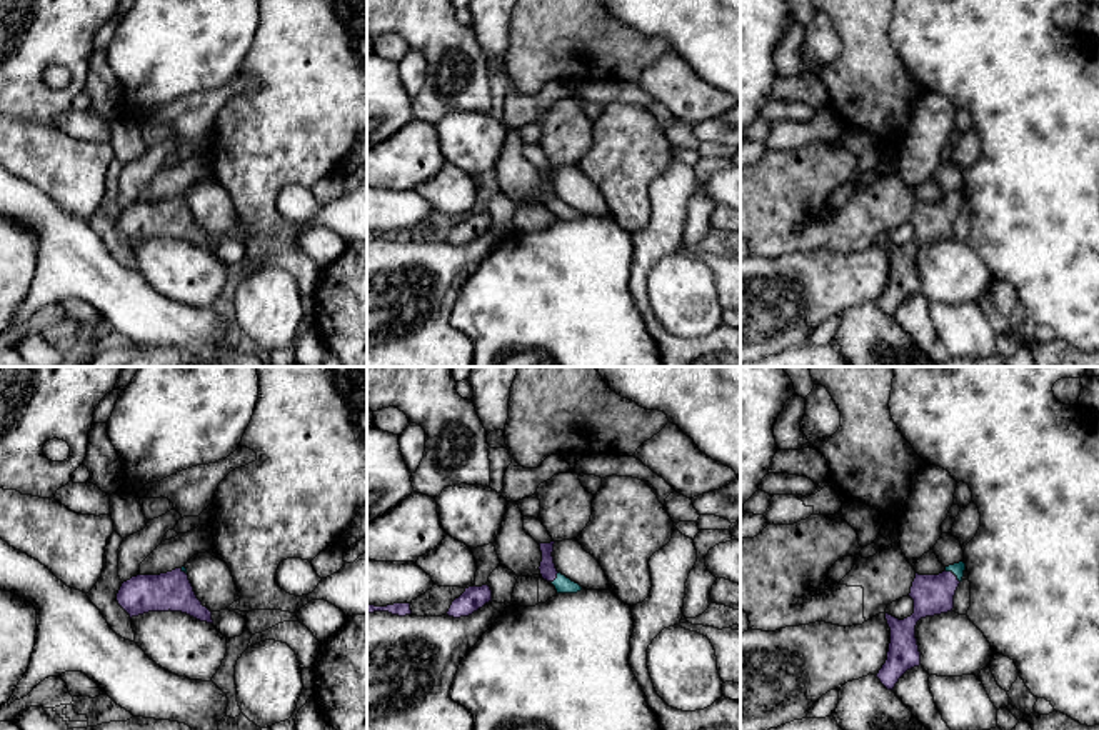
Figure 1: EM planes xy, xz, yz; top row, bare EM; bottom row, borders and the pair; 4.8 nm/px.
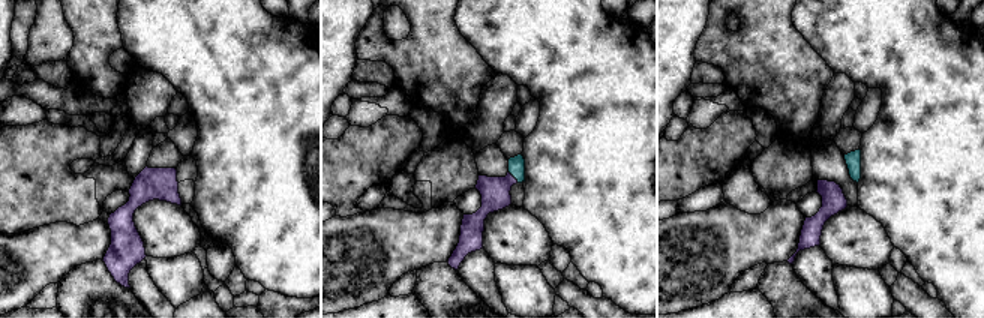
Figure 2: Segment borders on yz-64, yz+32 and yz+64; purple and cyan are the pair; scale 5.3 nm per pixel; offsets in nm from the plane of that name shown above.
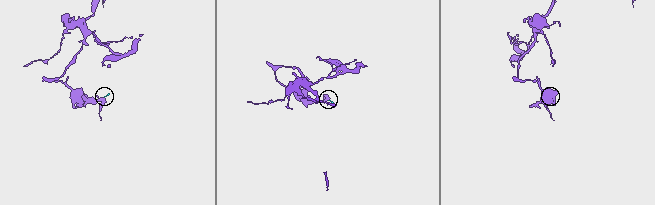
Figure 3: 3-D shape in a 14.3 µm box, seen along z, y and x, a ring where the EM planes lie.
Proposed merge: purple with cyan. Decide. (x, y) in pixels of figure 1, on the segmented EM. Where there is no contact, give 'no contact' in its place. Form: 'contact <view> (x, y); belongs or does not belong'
contact yz (953, 574); belongs

